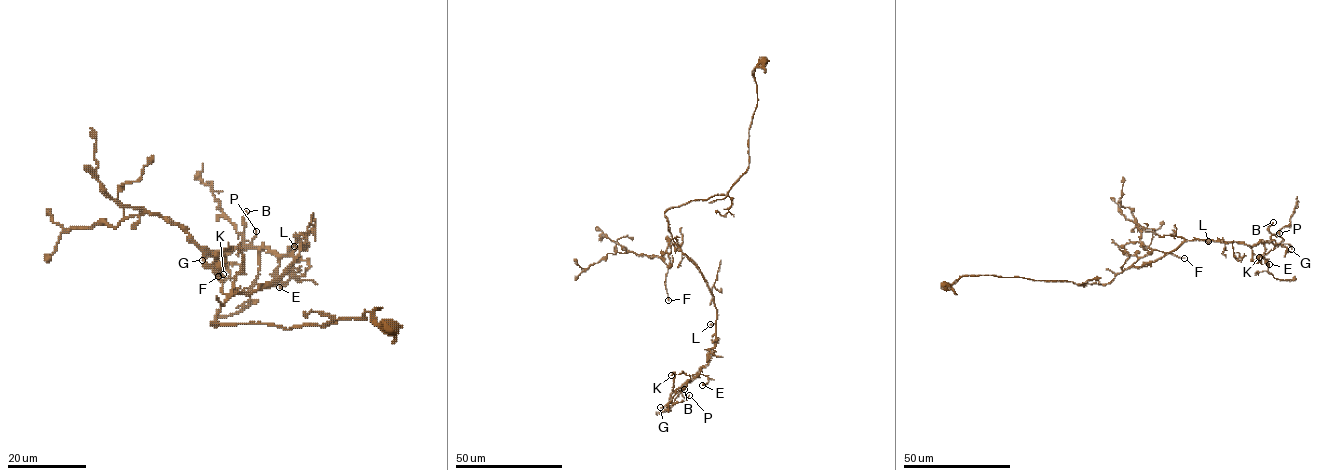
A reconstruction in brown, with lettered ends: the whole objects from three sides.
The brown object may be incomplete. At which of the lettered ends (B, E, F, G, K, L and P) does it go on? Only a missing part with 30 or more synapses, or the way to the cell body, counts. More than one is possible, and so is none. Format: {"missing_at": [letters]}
{"missing_at": ["F"]}

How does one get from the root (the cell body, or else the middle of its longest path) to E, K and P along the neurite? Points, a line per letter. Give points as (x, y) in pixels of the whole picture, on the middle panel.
E: (763, 60), (753, 74), (747, 171), (725, 195), (665, 212), (715, 304), (702, 385)
K: (763, 60), (753, 74), (747, 171), (725, 195), (665, 212), (716, 311), (708, 362), (673, 391), (671, 375)
P: (763, 60), (753, 74), (747, 171), (725, 195), (665, 212), (716, 311), (708, 362), (682, 387), (689, 395)

